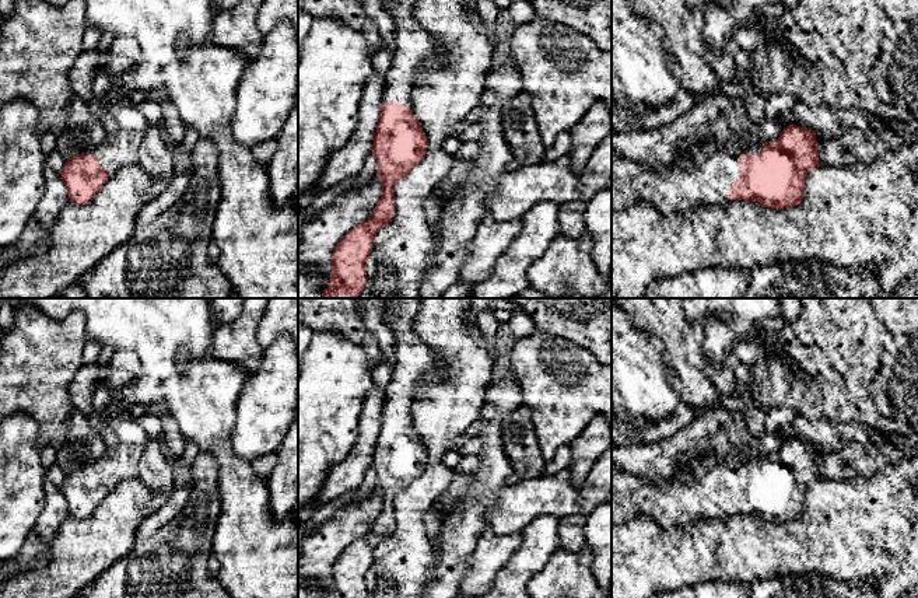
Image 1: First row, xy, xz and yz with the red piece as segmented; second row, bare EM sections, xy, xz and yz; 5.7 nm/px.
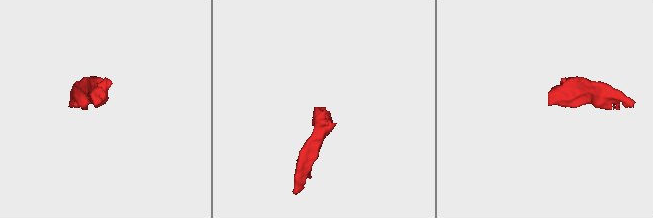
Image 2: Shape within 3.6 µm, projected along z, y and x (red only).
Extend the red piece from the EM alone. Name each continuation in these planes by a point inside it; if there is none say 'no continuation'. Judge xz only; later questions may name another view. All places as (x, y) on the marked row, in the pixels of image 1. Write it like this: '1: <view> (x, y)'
1: xz (413, 45)

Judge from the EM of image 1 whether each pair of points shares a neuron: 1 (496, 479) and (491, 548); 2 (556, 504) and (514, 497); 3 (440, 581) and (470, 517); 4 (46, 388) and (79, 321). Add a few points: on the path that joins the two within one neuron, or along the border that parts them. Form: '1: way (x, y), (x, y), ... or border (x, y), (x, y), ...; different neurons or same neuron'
1: border (487, 525), (469, 555); different neurons
2: way (546, 497), (524, 497); same neuron
3: way (449, 566), (459, 532); same neuron
4: way (46, 371), (46, 357), (66, 338); same neuron

